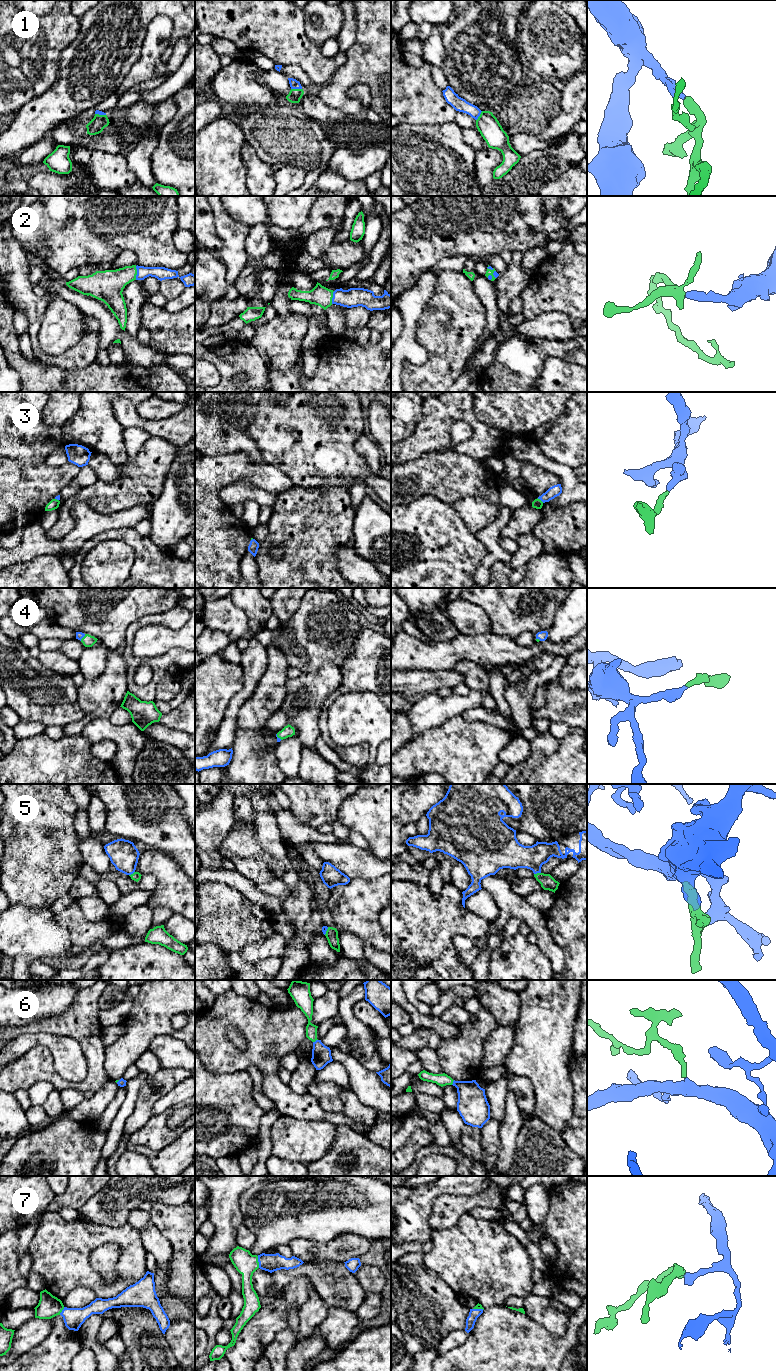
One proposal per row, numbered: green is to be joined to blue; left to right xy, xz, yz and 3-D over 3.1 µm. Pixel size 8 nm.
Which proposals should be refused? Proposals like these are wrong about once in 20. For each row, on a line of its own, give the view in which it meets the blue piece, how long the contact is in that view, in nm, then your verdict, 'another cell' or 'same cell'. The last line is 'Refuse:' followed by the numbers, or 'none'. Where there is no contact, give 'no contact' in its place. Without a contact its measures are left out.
1: meets blue in xz; contact 90 nm long; same cell
2: meets blue in xy; contact 110 nm long; same cell
3: meets blue in yz; contact 70 nm long; same cell
4: meets blue in xy; contact 70 nm long; same cell
5: meets blue in yz; contact 60 nm long; same cell
6: meets blue in xz; contact 50 nm long; same cell
7: meets blue in xz; contact 100 nm long; same cell
Refuse: none

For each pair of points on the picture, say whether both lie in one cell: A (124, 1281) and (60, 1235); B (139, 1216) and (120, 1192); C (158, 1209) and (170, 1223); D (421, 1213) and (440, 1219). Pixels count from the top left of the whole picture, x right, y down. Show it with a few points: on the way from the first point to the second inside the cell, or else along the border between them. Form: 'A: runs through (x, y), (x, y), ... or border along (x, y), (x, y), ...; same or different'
A: runs through (105, 1286), (100, 1286), (68, 1254); same
B: border along (138, 1208), (135, 1208), (130, 1213), (127, 1221); different
C: runs through (160, 1212), (168, 1220); same
D: border along (442, 1196), (432, 1207), (429, 1218), (432, 1230); different

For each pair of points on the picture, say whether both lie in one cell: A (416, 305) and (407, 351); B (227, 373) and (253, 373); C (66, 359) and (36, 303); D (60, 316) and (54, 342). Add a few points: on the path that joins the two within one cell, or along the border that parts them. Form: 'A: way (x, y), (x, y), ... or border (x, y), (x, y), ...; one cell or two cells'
A: way (410, 316), (407, 340); one cell
B: way (233, 368), (247, 368); one cell
C: way (47, 359), (36, 349), (34, 344), (35, 322); one cell
D: way (60, 322), (60, 331), (56, 336); one cell

